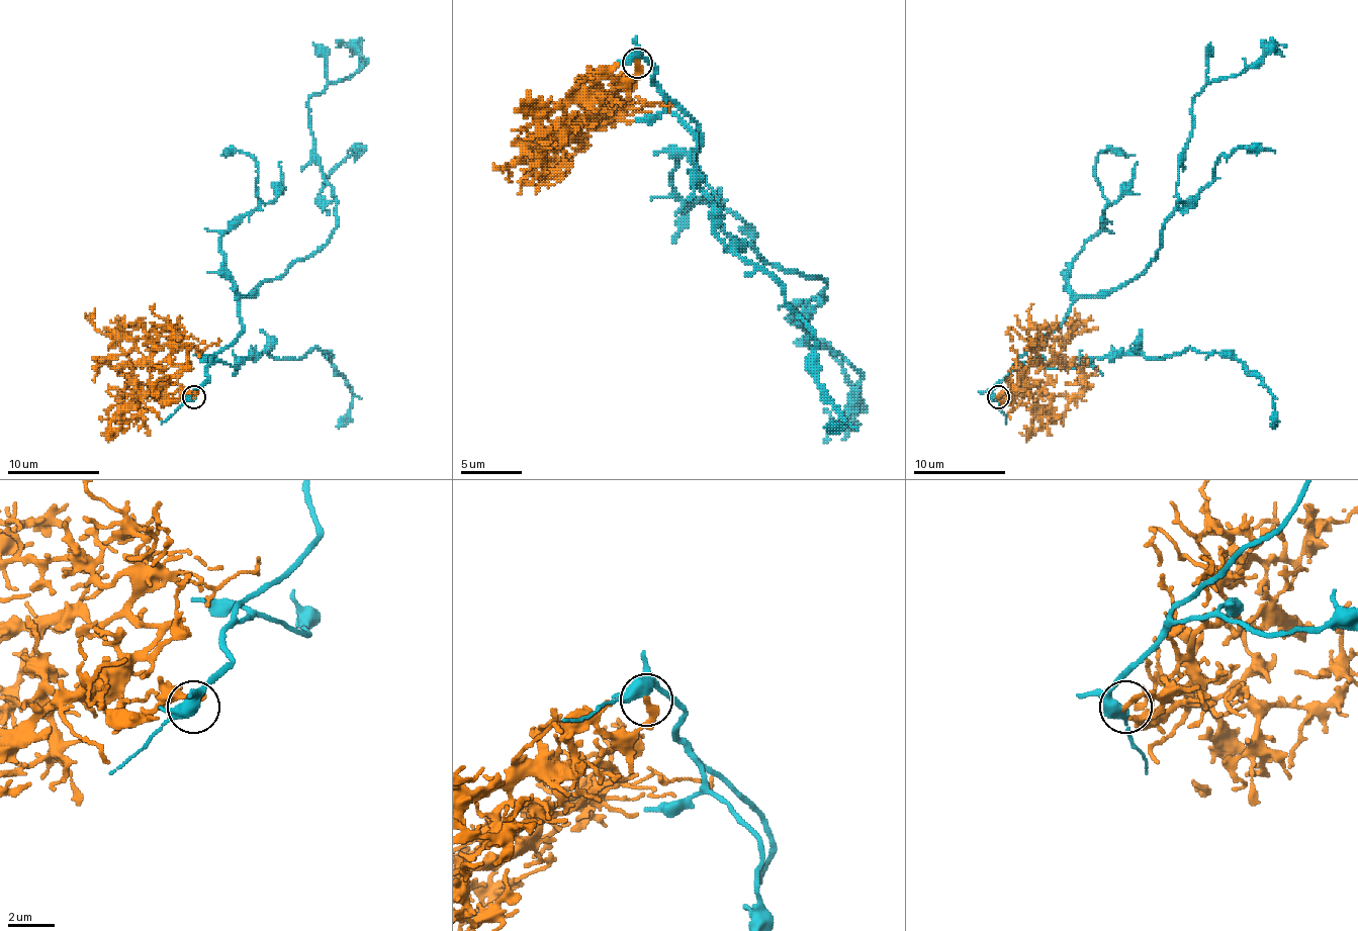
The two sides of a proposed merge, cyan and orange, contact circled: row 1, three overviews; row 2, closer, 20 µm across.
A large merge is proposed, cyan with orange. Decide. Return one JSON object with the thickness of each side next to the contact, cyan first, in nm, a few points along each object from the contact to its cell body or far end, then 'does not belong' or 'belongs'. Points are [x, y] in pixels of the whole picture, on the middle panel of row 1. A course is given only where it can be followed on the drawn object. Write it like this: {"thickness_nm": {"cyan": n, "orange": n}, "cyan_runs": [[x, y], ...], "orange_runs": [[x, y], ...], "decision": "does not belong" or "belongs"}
{"thickness_nm": {"cyan": 400, "orange": 260}, "cyan_runs": [[636, 61], [697, 124], [724, 230], [827, 284], [788, 317], [857, 393], [824, 442]], "orange_runs": [[636, 64], [633, 76], [603, 79], [600, 97], [618, 100], [606, 115], [560, 130], [503, 170], [506, 164]], "decision": "does not belong"}

